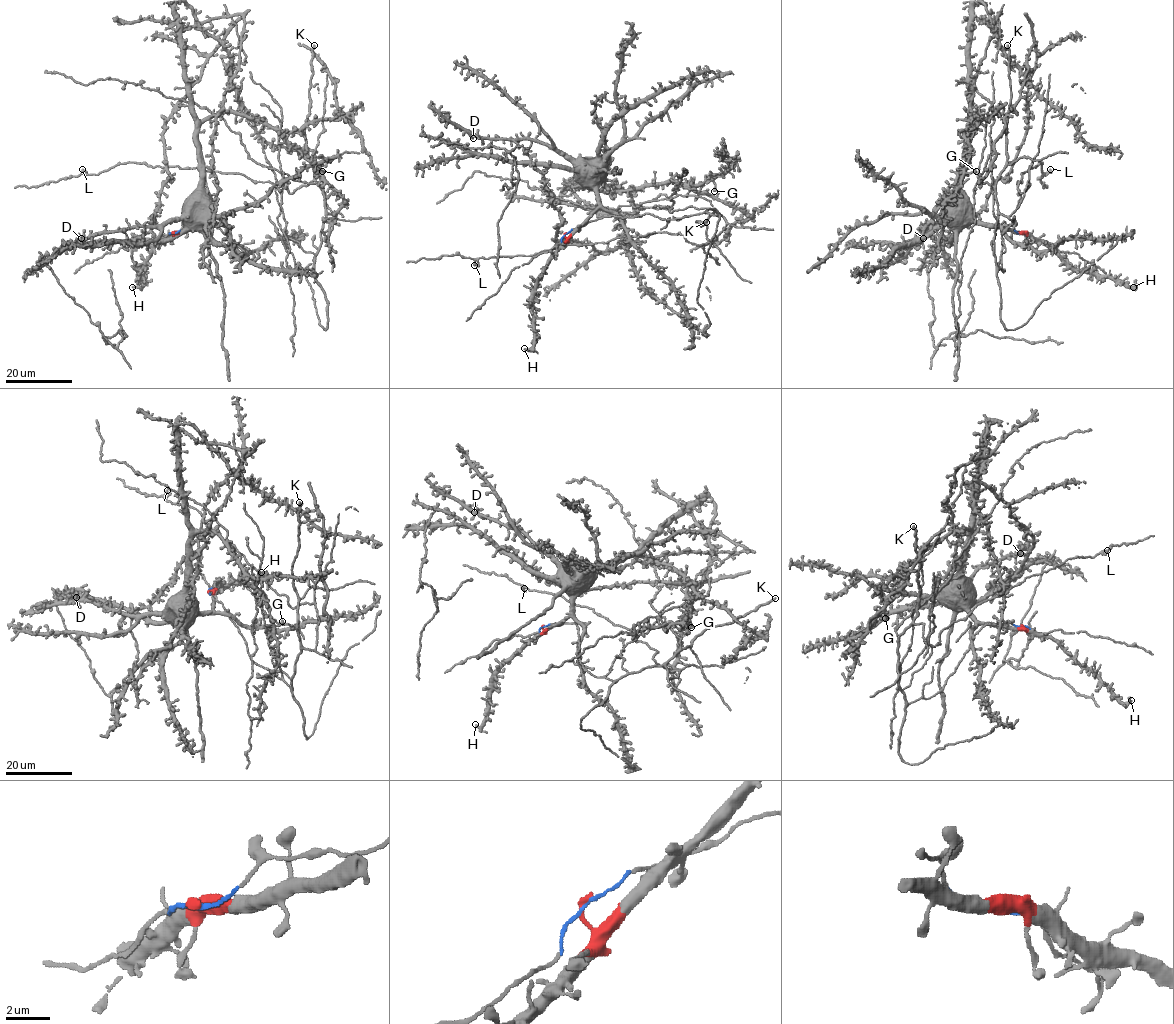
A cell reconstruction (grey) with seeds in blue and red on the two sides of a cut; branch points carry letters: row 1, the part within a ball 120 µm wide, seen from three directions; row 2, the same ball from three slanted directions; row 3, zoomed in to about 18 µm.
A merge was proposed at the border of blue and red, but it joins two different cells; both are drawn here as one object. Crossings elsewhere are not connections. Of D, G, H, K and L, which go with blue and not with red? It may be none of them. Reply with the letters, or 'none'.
K, L

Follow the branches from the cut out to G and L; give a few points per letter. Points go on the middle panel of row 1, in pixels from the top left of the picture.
G: (565, 234), (596, 207), (593, 177), (590, 184), (603, 192), (672, 180), (694, 185), (712, 180), (713, 191)
L: (565, 234), (611, 215), (674, 219), (708, 208), (726, 225), (699, 245), (657, 232), (474, 265)

